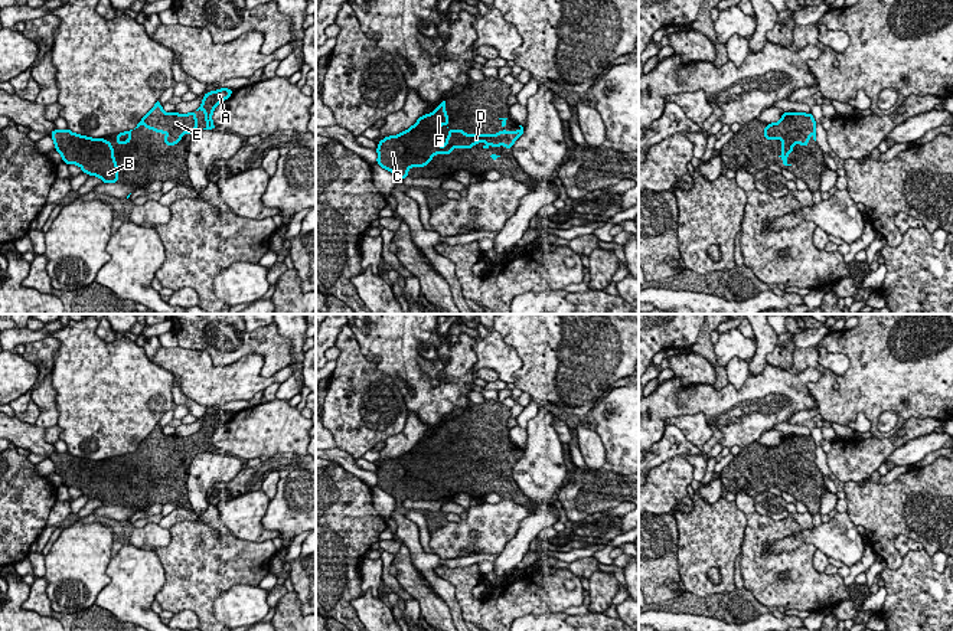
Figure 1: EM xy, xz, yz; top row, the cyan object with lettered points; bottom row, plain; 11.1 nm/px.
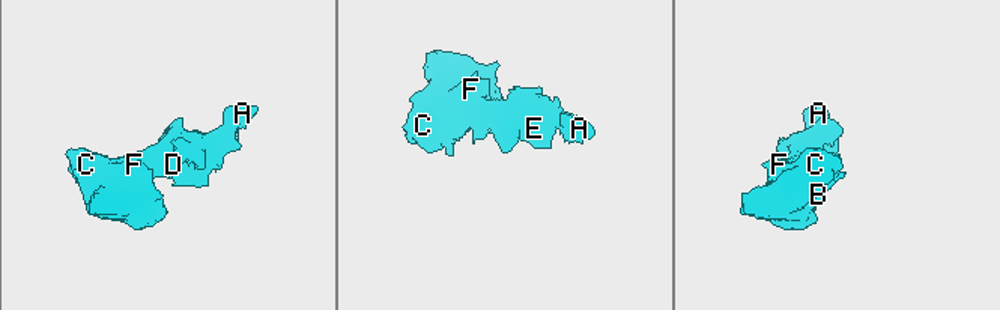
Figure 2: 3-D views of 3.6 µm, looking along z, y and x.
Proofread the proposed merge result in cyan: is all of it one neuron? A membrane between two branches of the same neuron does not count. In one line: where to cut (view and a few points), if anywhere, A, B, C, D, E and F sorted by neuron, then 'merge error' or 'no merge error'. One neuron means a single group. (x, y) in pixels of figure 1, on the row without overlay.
no cut; A B C D E F; no merge error

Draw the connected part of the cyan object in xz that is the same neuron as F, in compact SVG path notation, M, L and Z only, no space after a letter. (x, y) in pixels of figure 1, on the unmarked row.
M443 424L431 437L424 437L414 448L396 458L385 460L378 465L376 485L391 494L396 501L408 500L411 490L422 490L431 485L435 477L451 477L454 471L473 471L477 465L486 465L483 471L512 471L515 464L523 457L523 449L518 454L497 454L496 457L466 457L464 452L451 452L448 448L448 437L446 435L446 424Z

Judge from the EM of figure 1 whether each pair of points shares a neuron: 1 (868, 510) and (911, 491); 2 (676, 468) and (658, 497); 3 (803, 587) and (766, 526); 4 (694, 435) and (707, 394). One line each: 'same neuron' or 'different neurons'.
1: same neuron
2: same neuron
3: same neuron
4: different neurons

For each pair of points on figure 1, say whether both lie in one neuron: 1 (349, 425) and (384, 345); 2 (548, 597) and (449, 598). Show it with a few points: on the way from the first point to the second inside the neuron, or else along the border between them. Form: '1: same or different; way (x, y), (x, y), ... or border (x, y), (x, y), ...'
1: different; border (355, 336), (359, 350), (387, 373), (398, 388)
2: different; border (439, 568), (439, 575), (454, 588), (463, 615)

